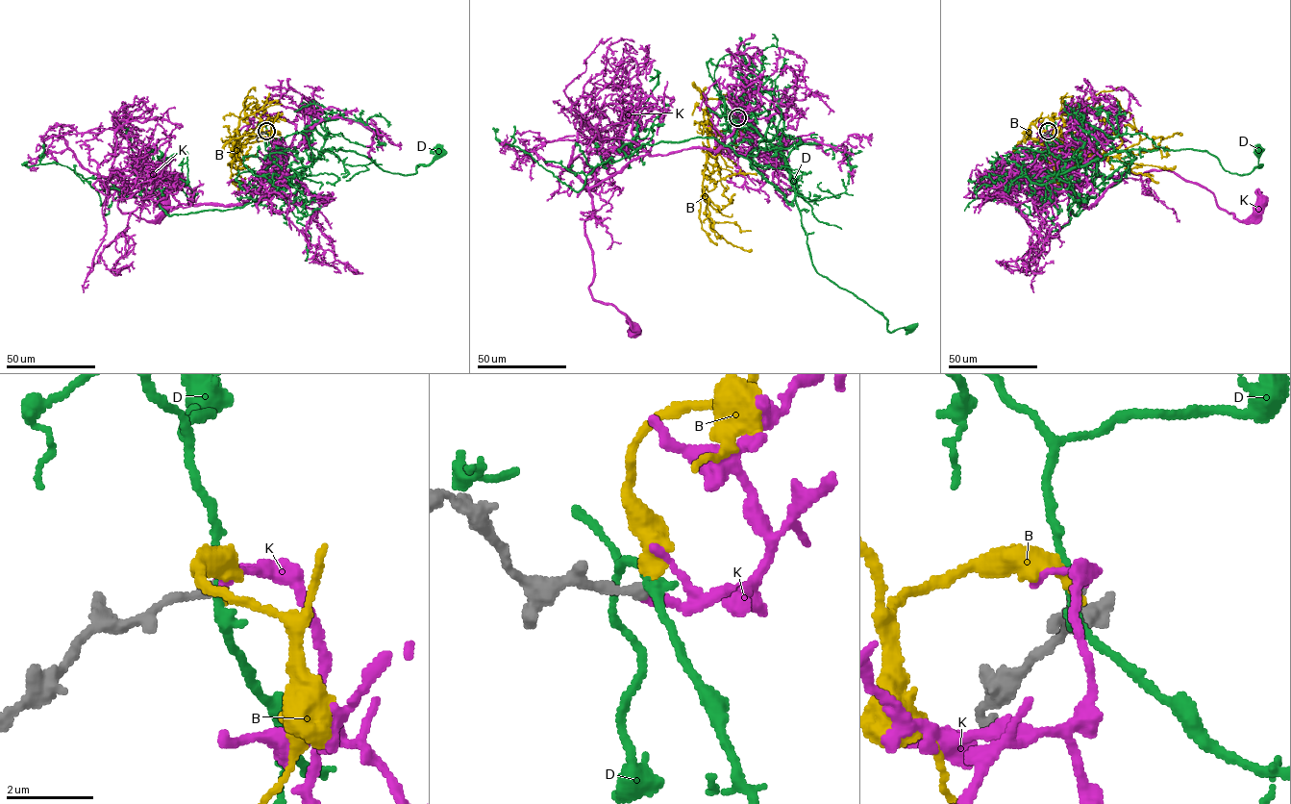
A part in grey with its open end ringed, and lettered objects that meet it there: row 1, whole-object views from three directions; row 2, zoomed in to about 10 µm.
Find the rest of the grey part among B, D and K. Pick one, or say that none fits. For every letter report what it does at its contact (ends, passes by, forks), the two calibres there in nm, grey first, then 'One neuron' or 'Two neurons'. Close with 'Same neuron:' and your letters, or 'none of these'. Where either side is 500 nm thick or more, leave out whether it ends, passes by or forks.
B: It ends there. Thickness 260 nm (grey) against 360 nm. Two neurons
D: It passes by. Thickness 260 nm (grey) against 220 nm. Two neurons
K: It ends there. Thickness 280 nm (grey) against 200 nm. One neuron
Same neuron: K

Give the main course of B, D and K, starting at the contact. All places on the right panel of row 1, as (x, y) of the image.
B: (1047, 132), (1040, 133), (1031, 124), (1030, 138), (1123, 158), (1158, 148), (1162, 139), (1180, 135)
D: (1047, 132), (1065, 155), (1062, 170), (1161, 147), (1206, 151), (1245, 175), (1262, 165), (1257, 151)
K: (1048, 132), (1048, 148), (1075, 158), (1078, 206), (1153, 170), (1205, 188), (1239, 220), (1261, 199)

